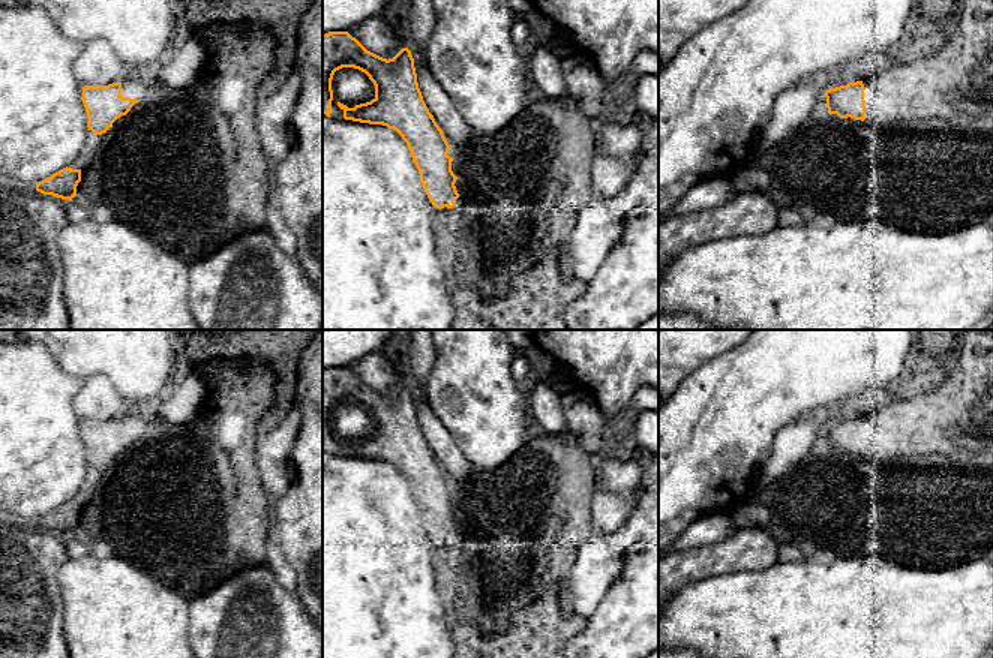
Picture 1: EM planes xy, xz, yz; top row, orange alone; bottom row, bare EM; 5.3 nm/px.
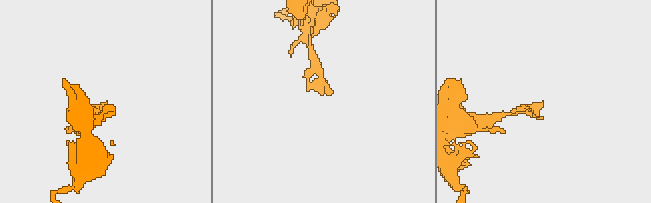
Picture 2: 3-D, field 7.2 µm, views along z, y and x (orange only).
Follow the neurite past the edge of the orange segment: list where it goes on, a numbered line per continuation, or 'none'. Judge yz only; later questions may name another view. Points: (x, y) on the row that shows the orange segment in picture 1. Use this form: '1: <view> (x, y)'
1: yz (963, 60)

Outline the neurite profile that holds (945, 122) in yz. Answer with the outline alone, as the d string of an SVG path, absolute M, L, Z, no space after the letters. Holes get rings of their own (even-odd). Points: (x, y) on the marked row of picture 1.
M824 94L824 103L820 108L820 115L831 117L837 121L861 126L861 124L870 124L873 127L880 129L897 129L897 130L924 130L924 132L950 132L950 130L958 130L963 127L962 121L954 117L952 112L945 111L942 114L934 114L930 118L926 120L914 120L914 121L872 121L872 120L855 120L855 118L840 118L837 114L830 114L828 108L825 106L826 97Z

